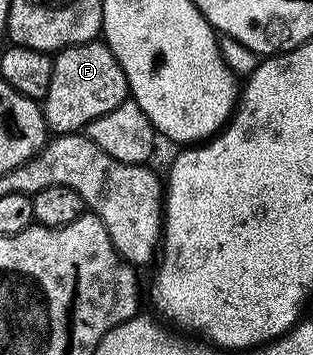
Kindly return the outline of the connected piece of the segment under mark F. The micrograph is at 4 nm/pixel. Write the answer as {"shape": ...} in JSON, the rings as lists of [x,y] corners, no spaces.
{"shape":[[[95,39],[83,45],[60,49],[53,58],[52,84],[48,86],[45,101],[41,102],[46,127],[51,134],[85,130],[92,119],[100,119],[100,115],[116,111],[116,107],[128,99],[126,76],[105,40]]]}

